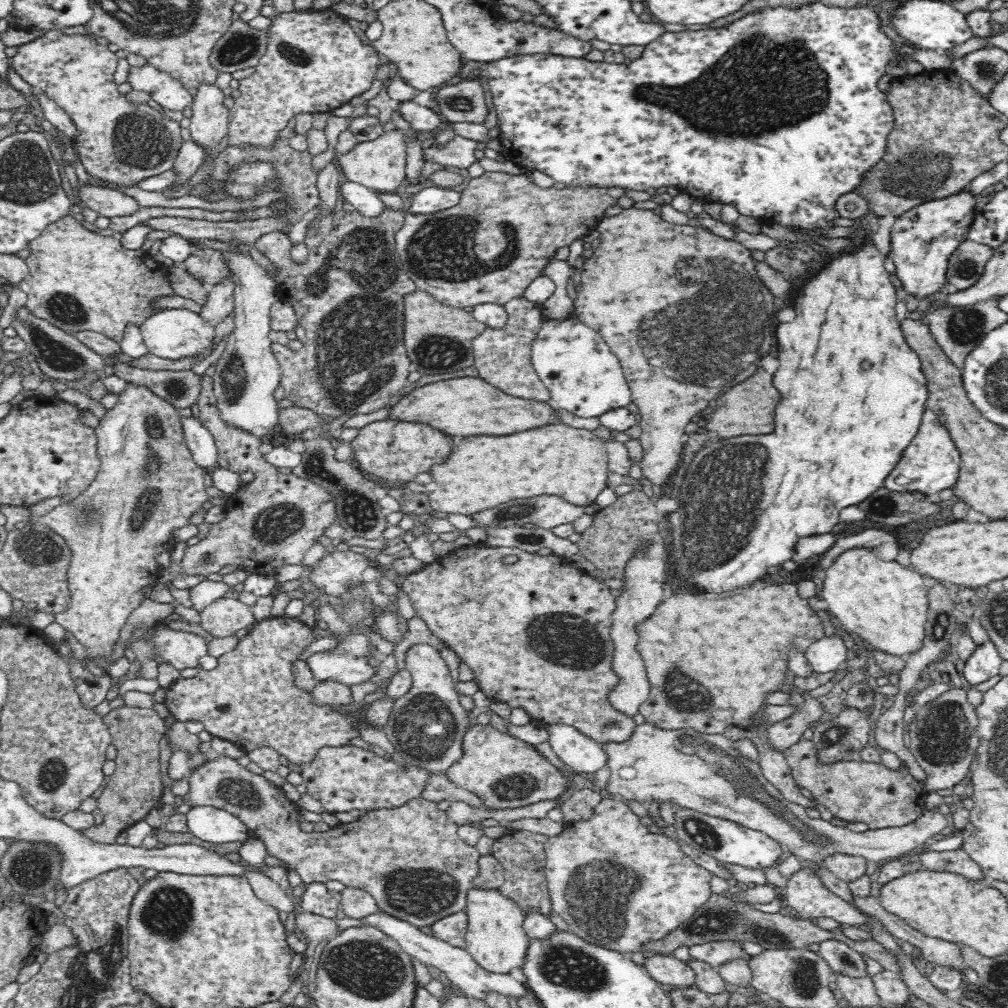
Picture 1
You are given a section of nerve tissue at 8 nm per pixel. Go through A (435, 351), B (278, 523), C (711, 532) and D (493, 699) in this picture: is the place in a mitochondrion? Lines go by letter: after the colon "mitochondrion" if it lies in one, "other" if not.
A: mitochondrion
B: mitochondrion
C: mitochondrion
D: other

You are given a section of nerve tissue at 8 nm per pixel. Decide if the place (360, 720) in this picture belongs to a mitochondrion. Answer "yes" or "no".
no

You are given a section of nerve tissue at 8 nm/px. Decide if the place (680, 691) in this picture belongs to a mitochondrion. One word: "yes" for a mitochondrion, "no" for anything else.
yes

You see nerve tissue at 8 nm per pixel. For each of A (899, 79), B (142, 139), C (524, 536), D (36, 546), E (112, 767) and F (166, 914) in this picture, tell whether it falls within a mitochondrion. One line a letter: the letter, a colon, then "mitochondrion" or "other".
A: other
B: mitochondrion
C: mitochondrion
D: mitochondrion
E: other
F: mitochondrion

